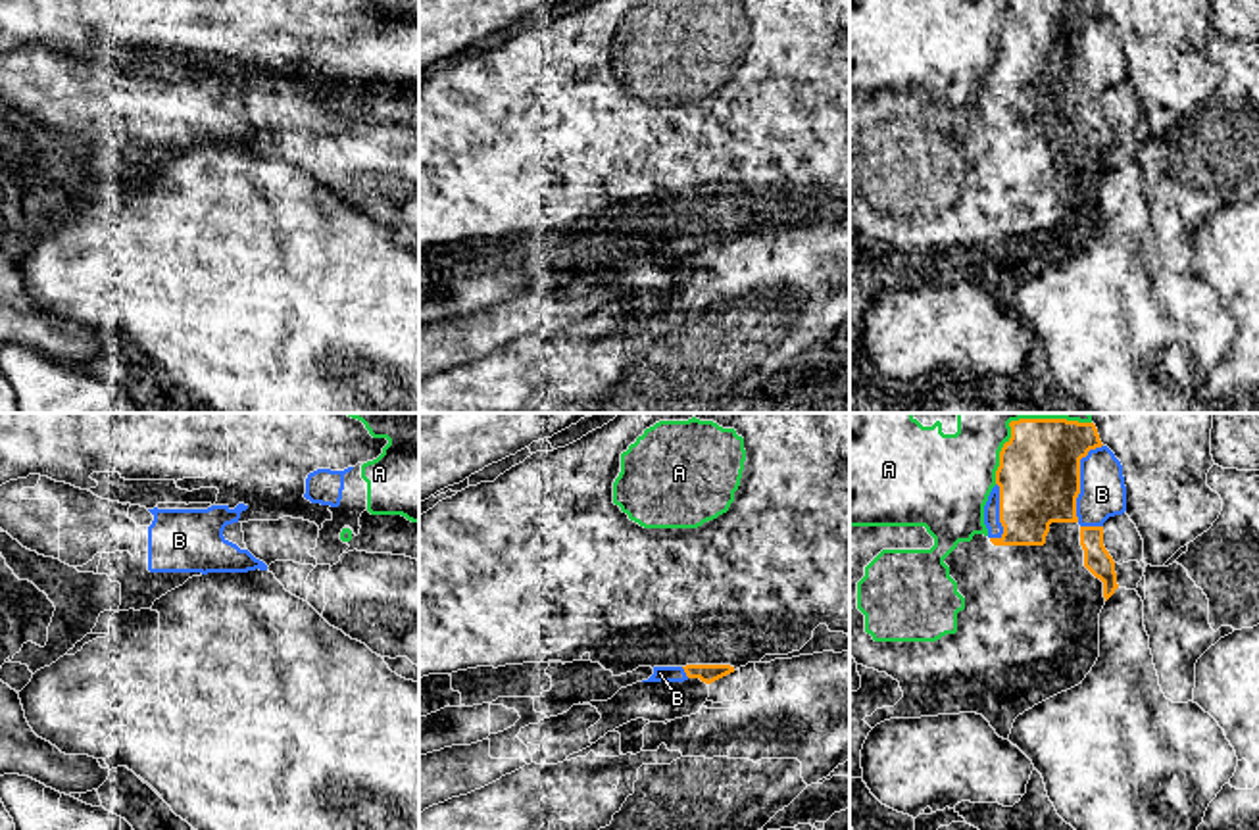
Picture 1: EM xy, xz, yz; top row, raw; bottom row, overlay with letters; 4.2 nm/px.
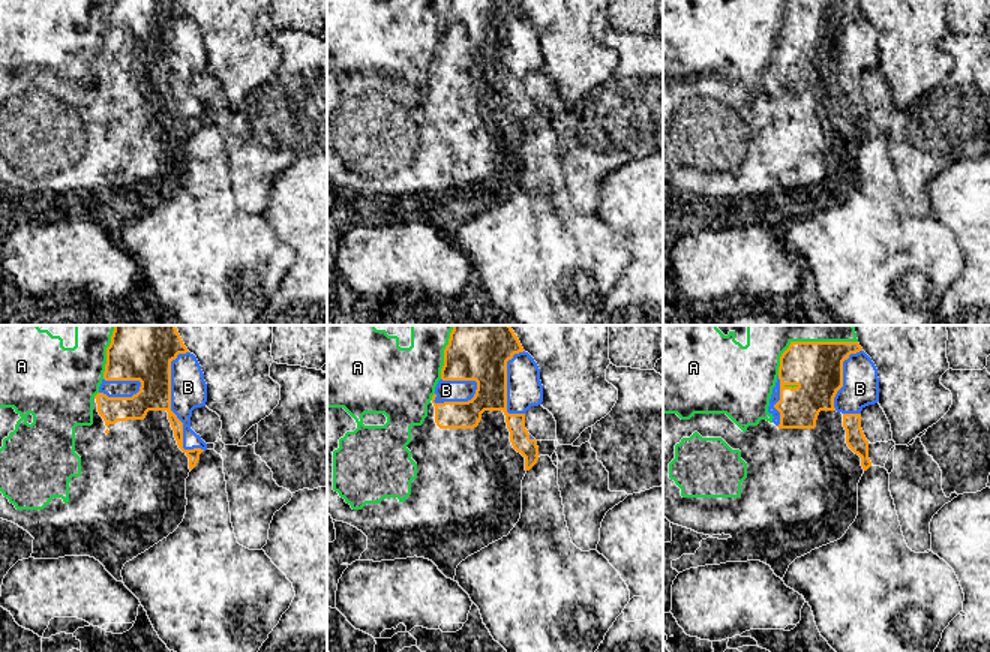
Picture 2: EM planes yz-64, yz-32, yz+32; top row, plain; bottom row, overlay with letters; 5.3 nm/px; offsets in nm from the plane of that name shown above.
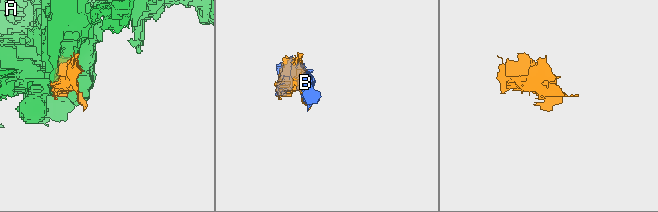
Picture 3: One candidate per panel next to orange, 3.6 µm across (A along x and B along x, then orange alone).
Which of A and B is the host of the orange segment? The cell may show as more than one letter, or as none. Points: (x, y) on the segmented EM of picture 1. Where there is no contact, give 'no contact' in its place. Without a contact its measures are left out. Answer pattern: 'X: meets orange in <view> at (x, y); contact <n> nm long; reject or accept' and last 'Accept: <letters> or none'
A: meets orange in yz at (1019, 419); contact 480 nm long; reject
B: meets orange in yz at (1079, 481); contact 340 nm long; reject
Accept: none

